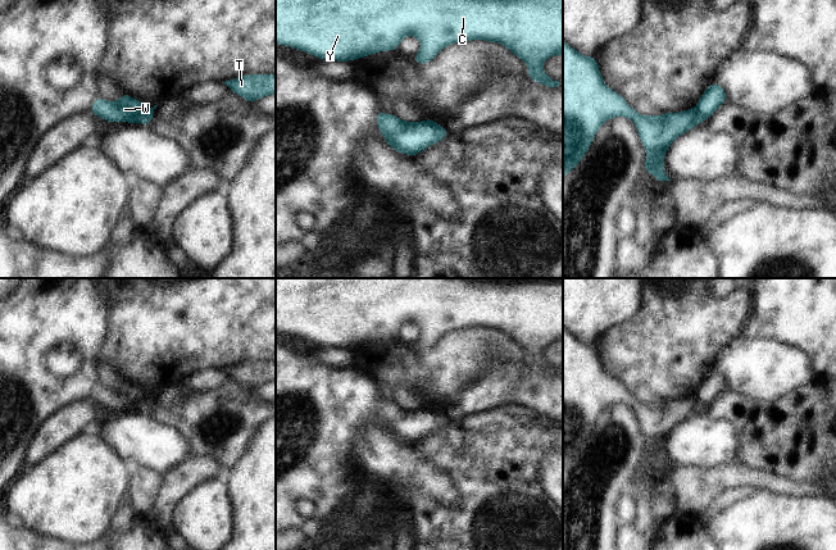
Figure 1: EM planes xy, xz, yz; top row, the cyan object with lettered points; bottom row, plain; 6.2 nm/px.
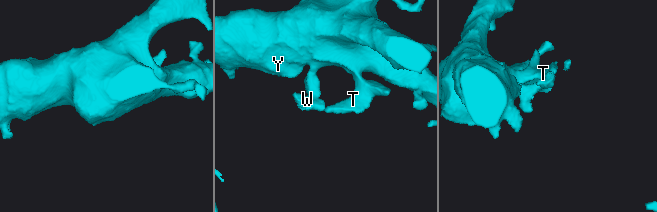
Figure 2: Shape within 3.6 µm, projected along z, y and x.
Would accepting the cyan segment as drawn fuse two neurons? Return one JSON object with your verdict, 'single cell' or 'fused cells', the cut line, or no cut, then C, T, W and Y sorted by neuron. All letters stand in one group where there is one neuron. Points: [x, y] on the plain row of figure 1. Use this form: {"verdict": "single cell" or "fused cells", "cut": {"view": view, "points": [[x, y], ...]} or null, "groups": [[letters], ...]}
{"verdict": "fused cells", "cut": {"view": "xy", "points": [[153, 396], [142, 396], [135, 408]]}, "groups": [["C", "T", "Y"], ["W"]]}

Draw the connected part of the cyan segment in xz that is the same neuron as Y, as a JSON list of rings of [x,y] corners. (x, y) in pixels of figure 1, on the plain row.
[[[276,278],[276,332],[305,338],[319,347],[350,349],[378,338],[399,337],[400,328],[409,322],[421,328],[421,336],[413,345],[417,351],[428,351],[447,332],[483,327],[499,329],[522,346],[528,354],[528,364],[536,371],[558,374],[560,369],[544,359],[542,350],[553,342],[563,342],[563,278]]]

